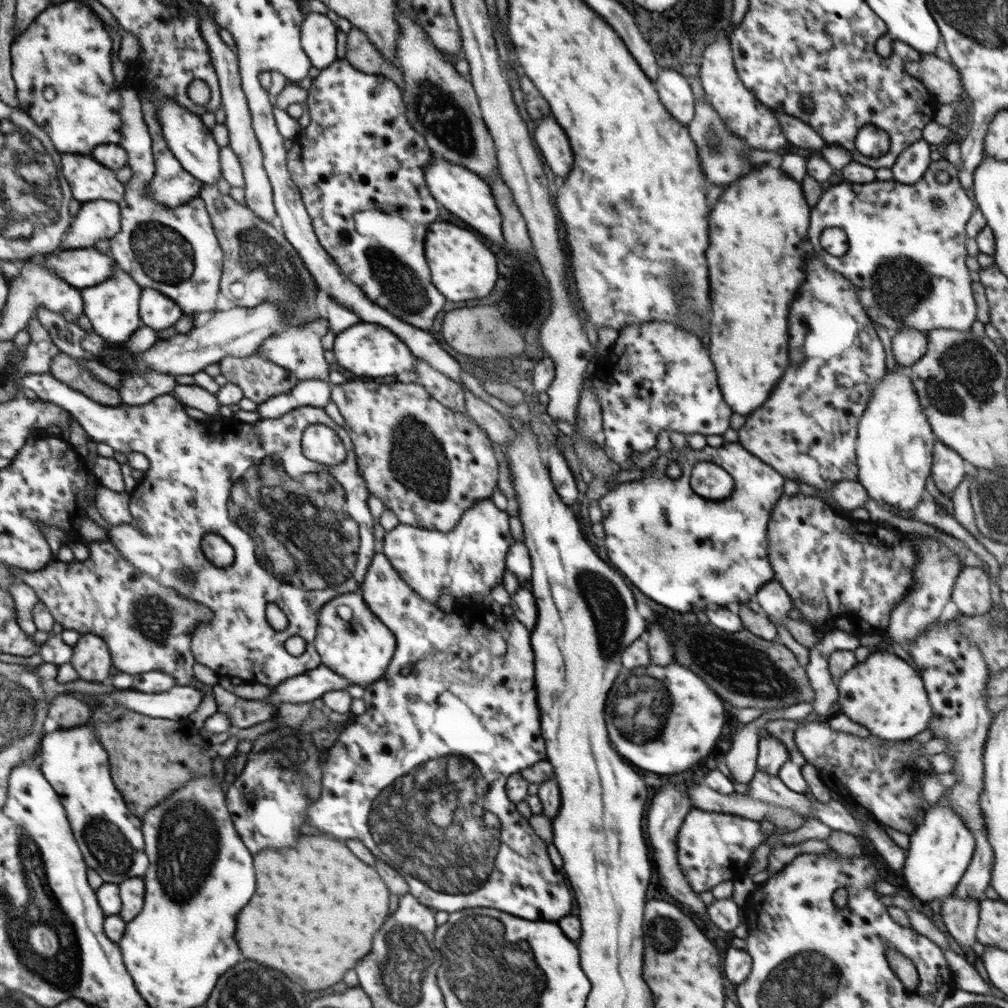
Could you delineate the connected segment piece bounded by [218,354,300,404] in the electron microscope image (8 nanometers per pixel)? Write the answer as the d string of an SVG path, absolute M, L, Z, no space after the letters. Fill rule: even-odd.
M256 354L246 358L226 357L218 366L228 382L237 384L243 390L243 395L257 404L286 394L300 382L292 372Z

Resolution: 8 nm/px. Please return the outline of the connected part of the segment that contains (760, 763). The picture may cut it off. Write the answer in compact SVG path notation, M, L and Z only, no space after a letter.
M772 735L759 738L759 753L756 759L756 770L776 776L786 761L791 760L788 748Z

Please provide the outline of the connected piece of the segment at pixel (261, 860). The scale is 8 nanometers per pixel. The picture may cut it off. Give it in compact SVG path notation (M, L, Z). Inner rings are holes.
M302 836L290 850L262 850L254 858L256 894L238 914L236 940L246 960L284 972L304 990L324 990L338 984L344 972L366 956L372 938L388 918L389 888L380 874L358 860L342 842L328 836Z

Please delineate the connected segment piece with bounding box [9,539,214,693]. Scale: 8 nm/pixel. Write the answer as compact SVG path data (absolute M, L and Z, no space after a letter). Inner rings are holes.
M109 539L85 543L89 557L82 562L65 563L57 559L40 571L14 567L9 571L36 591L64 630L103 637L119 673L141 675L161 670L170 674L176 684L192 686L203 693L203 683L192 676L195 656L190 652L190 632L196 631L194 628L200 623L208 623L214 616L212 610L142 572ZM176 646L178 658L184 660L176 660Z

